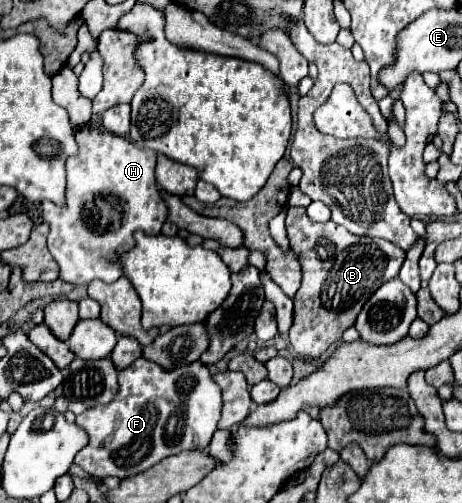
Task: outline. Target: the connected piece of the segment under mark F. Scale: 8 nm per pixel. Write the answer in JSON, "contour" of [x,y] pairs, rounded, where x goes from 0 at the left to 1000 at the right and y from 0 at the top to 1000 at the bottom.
{"contour":[[[299,712],[277,732],[255,740],[260,775],[247,787],[247,799],[225,807],[203,807],[177,823],[165,827],[165,843],[190,855],[195,879],[182,887],[169,907],[165,922],[182,930],[199,946],[251,946],[251,950],[277,950],[299,938],[320,934],[325,926],[342,922],[346,915],[398,899],[398,895],[442,895],[450,891],[459,863],[468,859],[468,843],[476,835],[481,815],[481,791],[472,763],[459,759],[459,748],[450,732],[437,720],[416,720],[407,728],[385,728],[372,736],[355,736],[329,716]]]}

